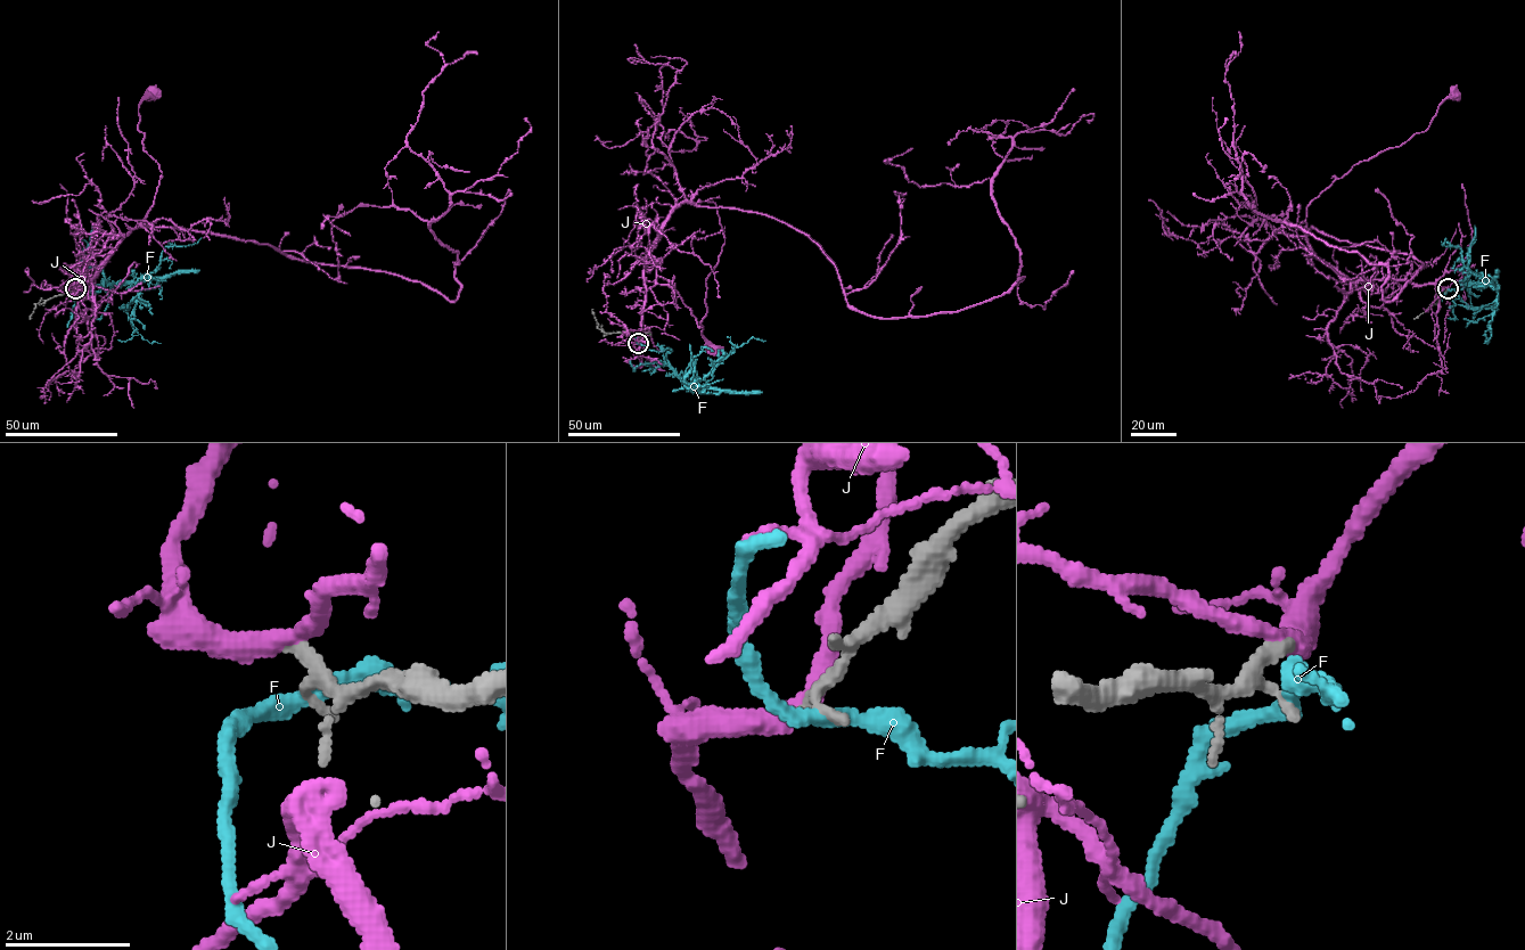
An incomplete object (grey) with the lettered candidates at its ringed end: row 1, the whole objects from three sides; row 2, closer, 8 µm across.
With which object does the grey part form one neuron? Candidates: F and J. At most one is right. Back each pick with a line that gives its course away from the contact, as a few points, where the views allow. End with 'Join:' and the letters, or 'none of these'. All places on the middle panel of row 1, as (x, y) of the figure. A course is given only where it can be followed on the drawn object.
Join: none of these

